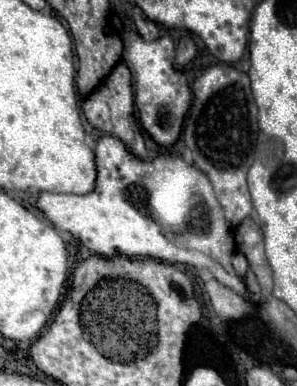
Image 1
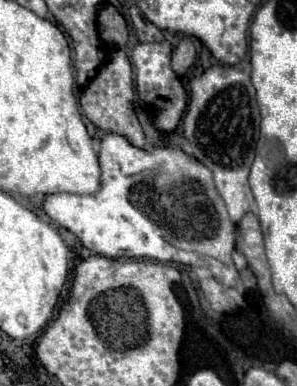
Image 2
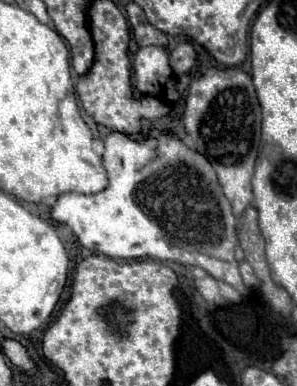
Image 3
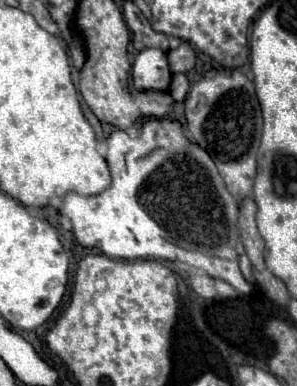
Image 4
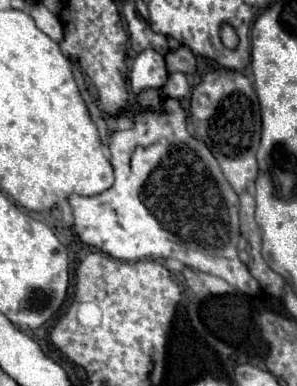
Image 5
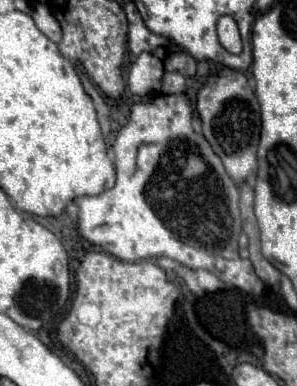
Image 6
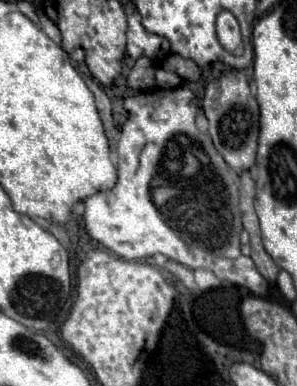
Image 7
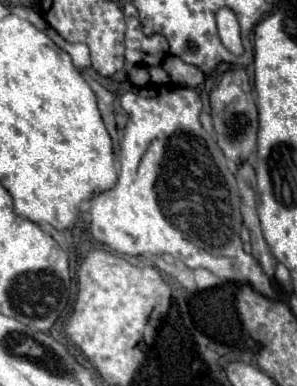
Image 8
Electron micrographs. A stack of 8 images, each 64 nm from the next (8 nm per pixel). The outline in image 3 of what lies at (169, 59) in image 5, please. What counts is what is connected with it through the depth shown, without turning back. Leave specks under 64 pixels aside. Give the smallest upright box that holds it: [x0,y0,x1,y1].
[170,42,196,76]

